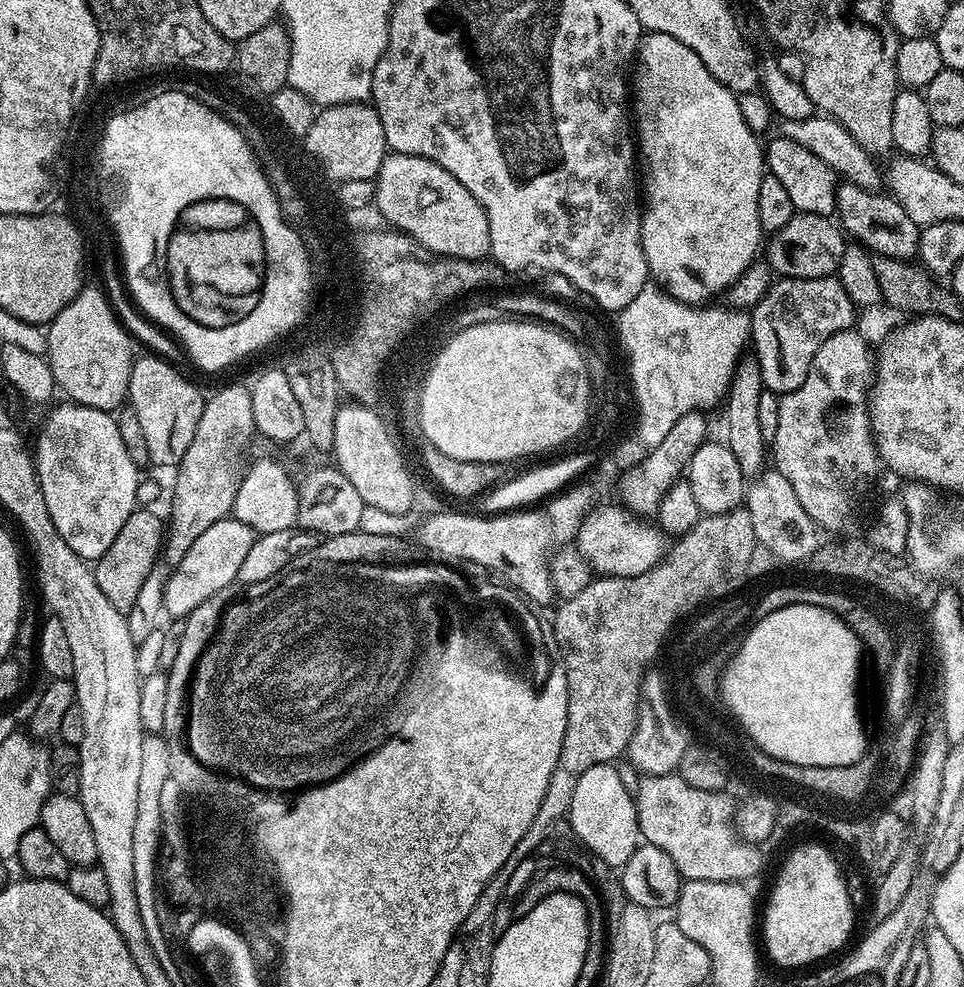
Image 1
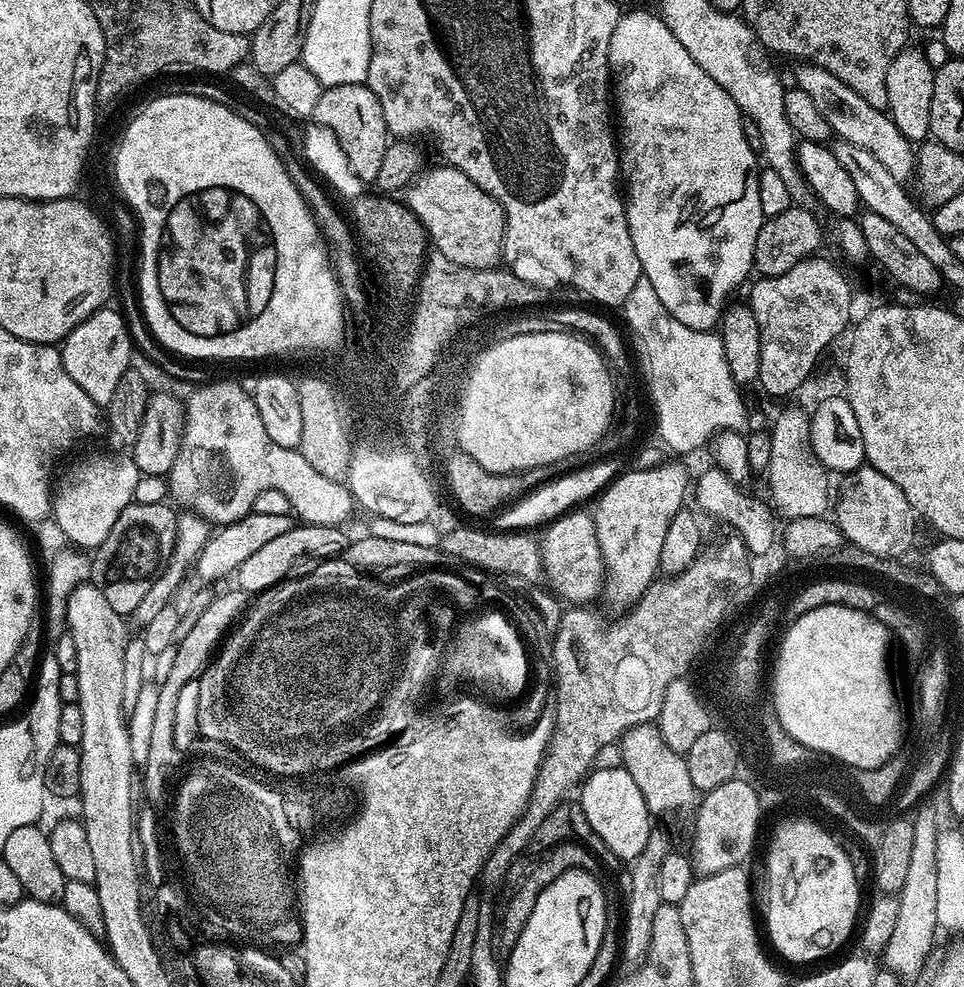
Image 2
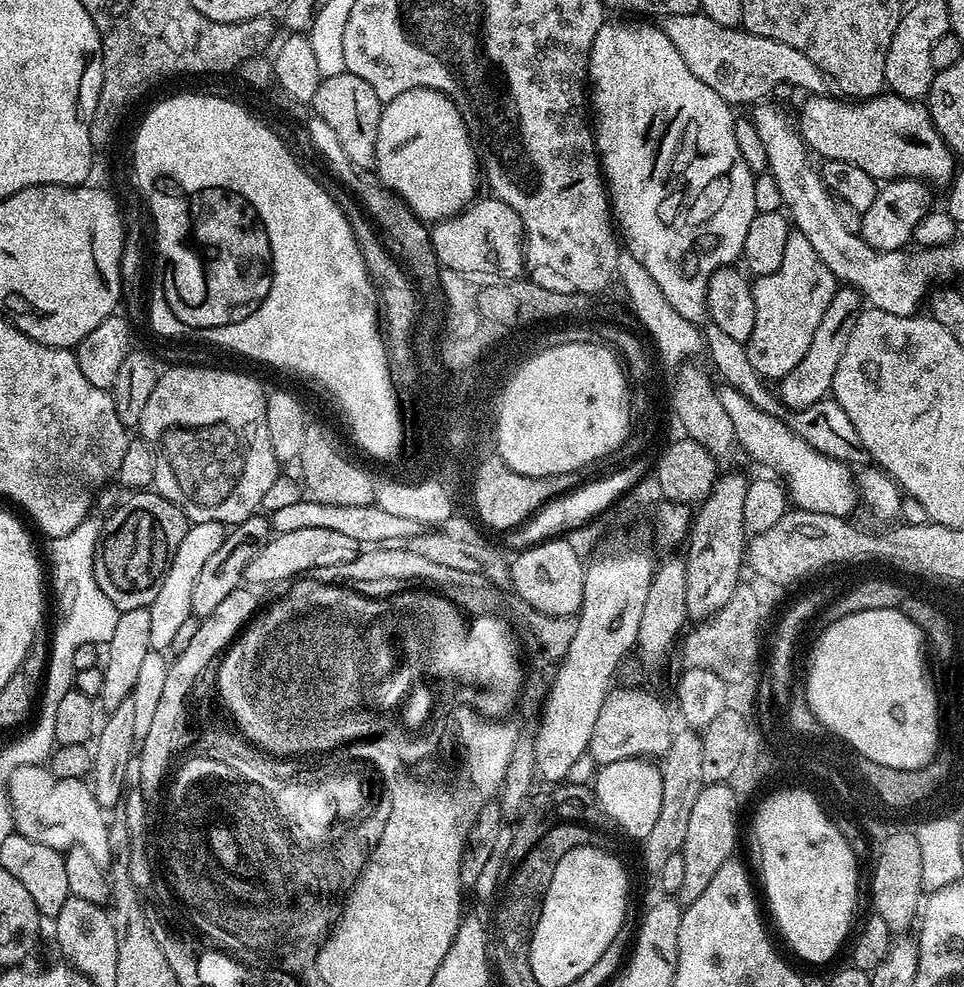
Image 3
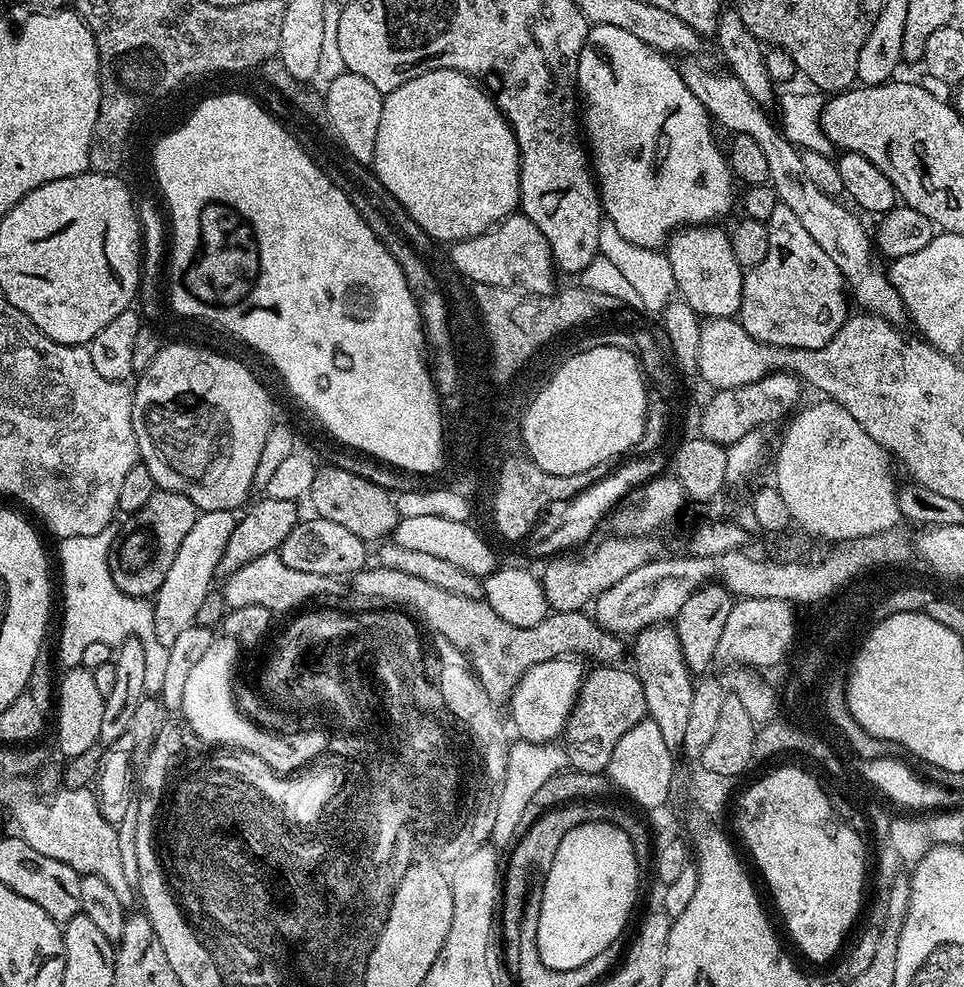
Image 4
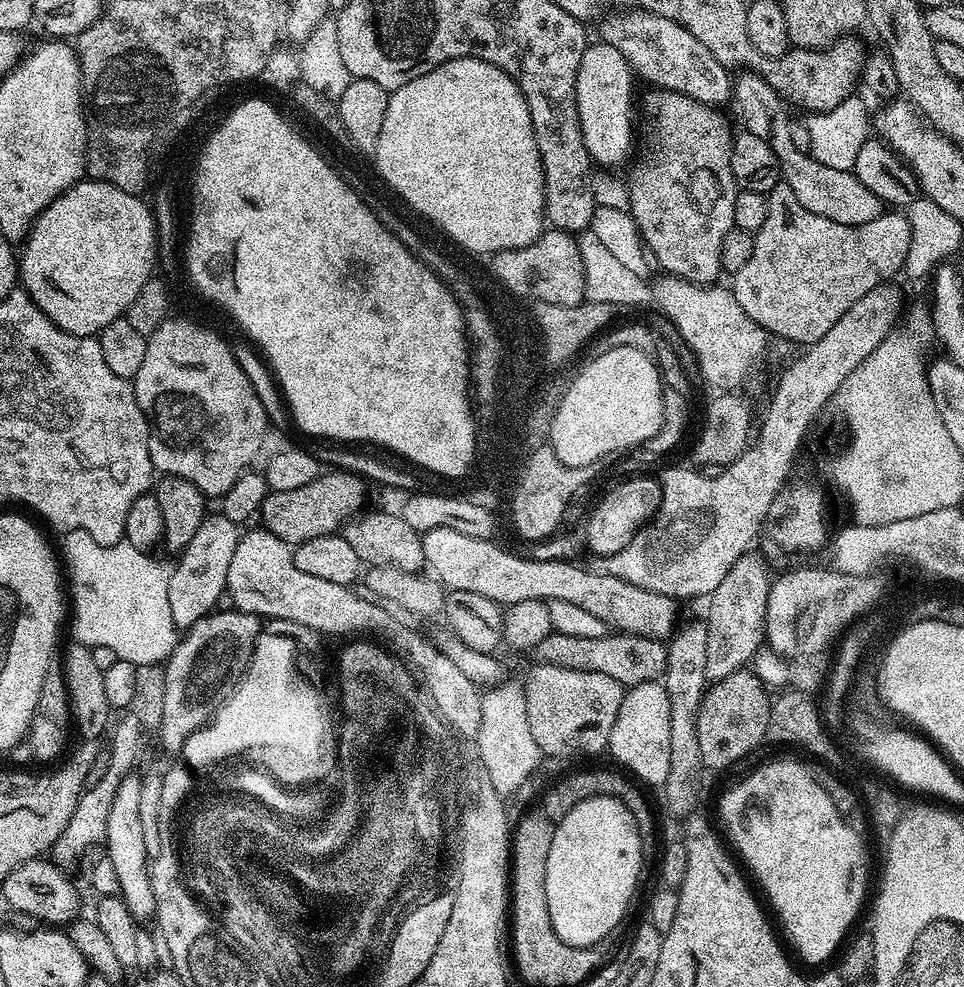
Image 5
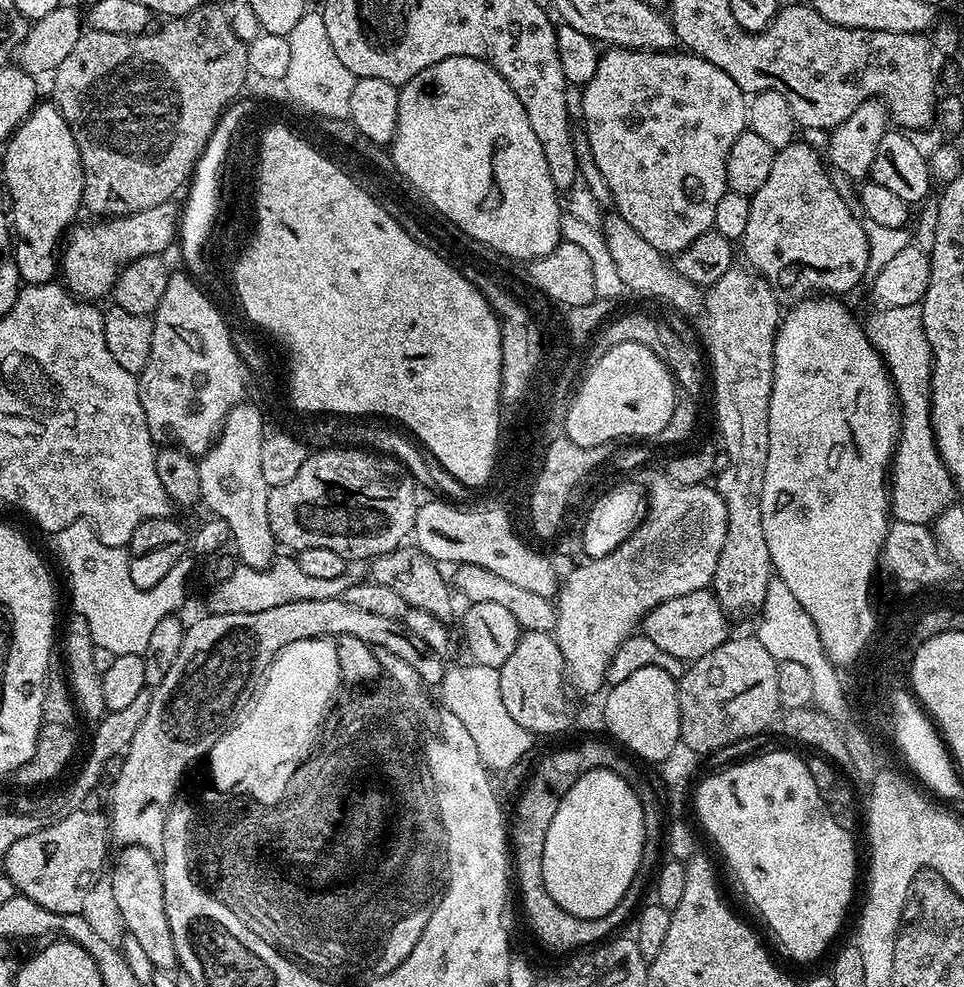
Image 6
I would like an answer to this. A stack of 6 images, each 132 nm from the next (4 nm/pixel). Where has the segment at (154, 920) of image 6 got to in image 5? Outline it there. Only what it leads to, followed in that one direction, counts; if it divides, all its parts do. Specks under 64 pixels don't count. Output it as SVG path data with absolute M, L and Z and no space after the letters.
M130 774L122 778L118 790L114 794L114 802L110 805L110 818L106 818L106 834L104 840L108 844L106 858L117 874L120 883L119 893L126 902L130 914L137 922L151 921L156 915L154 890L152 889L152 874L150 871L150 851L143 841L142 825L139 817L138 806L141 802L141 777Z

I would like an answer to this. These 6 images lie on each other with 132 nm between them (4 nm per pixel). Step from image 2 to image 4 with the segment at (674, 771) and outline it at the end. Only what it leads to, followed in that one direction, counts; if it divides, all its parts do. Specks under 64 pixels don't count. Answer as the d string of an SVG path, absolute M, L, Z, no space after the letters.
M596 666L593 669L584 677L576 704L562 733L569 765L582 772L604 772L622 734L638 726L647 713L642 682L635 671L627 668L627 672L624 666Z

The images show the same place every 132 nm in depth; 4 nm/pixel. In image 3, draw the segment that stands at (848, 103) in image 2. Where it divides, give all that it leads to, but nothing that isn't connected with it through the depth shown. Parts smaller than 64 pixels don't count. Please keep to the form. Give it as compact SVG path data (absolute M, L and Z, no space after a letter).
M701 11L663 17L662 27L670 42L674 42L674 50L682 54L682 62L690 66L694 78L702 78L702 82L730 106L755 105L771 97L780 84L793 84L804 94L829 91L830 84L822 69L814 66L802 50L794 50L794 46L786 46L786 42L750 34L743 27L718 26L714 18L706 18Z

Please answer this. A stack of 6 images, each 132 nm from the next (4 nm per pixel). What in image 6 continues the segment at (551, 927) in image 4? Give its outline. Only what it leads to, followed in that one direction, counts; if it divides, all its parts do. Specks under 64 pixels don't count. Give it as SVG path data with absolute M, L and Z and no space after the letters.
M605 768L590 770L586 774L582 774L582 778L578 778L578 782L574 782L574 786L570 786L570 790L566 790L559 797L554 822L550 822L550 830L546 830L546 854L542 854L542 878L546 890L550 890L550 898L554 898L554 902L558 902L558 906L562 906L562 910L566 910L578 918L593 920L610 914L610 910L614 910L614 906L618 906L618 902L626 894L626 890L632 885L634 878L640 871L644 841L644 811L640 805L640 799L634 794L631 784L620 777L617 772L611 772Z

